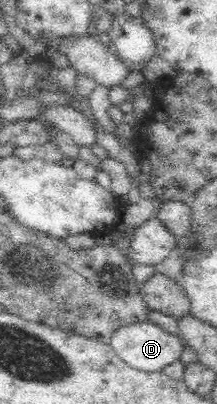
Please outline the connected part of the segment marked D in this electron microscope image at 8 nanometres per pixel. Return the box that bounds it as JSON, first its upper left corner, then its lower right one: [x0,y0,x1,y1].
[110,320,187,372]

